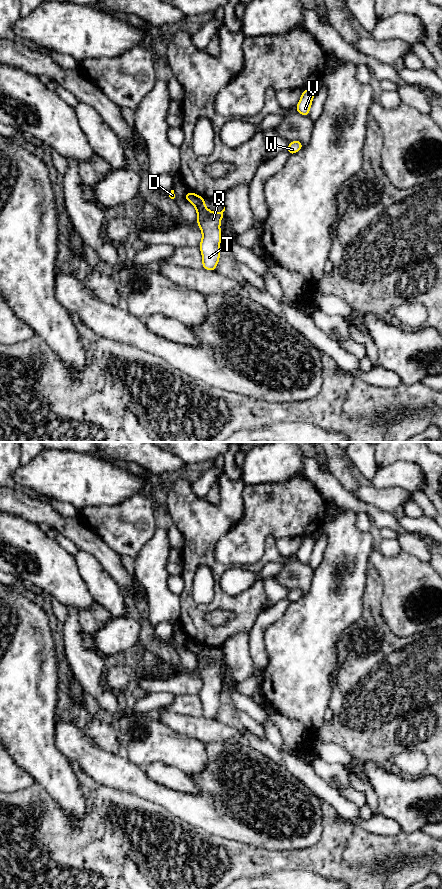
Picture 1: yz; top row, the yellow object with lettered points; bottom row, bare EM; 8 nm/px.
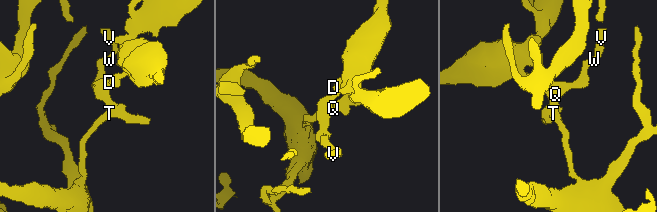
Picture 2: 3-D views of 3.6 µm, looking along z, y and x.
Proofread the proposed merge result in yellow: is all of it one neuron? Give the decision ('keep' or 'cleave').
cleave

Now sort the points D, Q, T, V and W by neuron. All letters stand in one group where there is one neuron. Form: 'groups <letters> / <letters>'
groups D / Q T V W

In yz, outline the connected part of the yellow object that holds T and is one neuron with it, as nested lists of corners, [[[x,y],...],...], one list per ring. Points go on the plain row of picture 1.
[[[190,639],[187,641],[187,648],[196,656],[196,661],[198,665],[197,673],[202,679],[202,688],[198,693],[202,702],[202,715],[208,719],[215,719],[220,707],[220,691],[222,684],[220,672],[223,666],[225,655],[221,660],[211,660],[205,654],[205,646]]]

